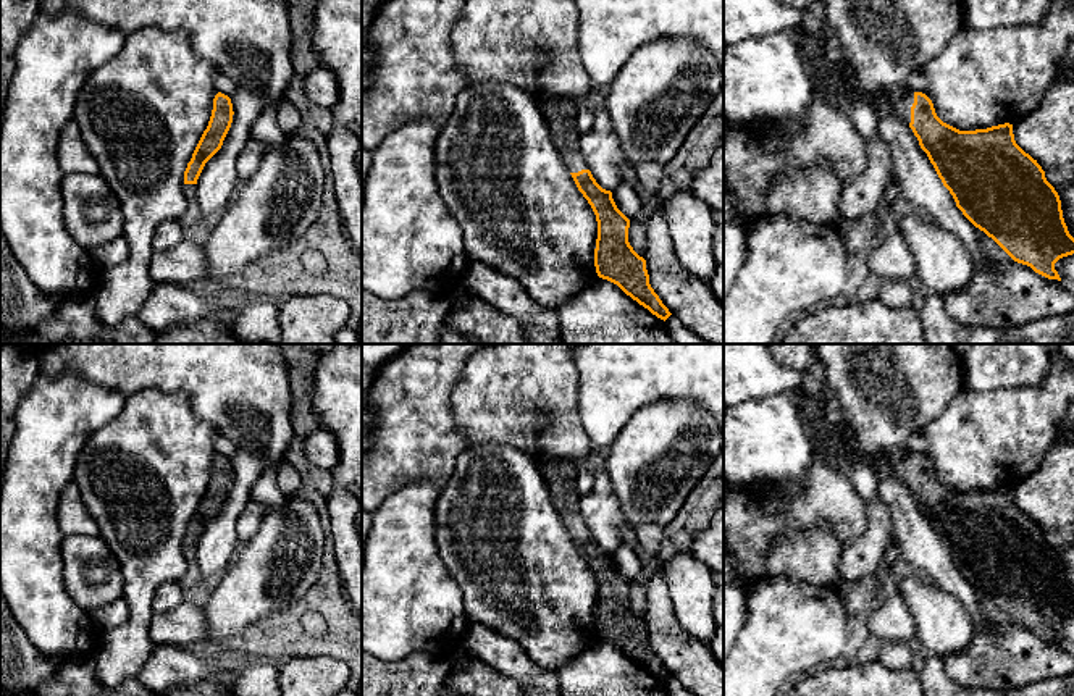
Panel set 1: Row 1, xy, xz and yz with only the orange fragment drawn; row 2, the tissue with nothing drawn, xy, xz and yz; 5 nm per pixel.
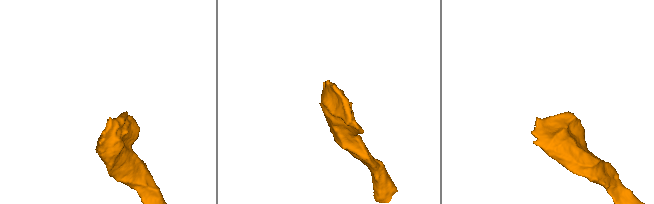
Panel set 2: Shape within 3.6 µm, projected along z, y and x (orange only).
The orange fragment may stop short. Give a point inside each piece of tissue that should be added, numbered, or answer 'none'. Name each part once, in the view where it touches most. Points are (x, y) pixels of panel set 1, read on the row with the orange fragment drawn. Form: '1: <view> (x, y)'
1: yz (903, 105)

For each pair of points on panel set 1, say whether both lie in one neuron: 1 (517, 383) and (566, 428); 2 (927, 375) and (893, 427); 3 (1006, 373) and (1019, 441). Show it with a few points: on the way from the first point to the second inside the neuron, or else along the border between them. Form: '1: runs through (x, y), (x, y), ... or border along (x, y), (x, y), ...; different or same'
1: runs through (530, 396), (540, 406), (551, 407), (554, 415); same
2: runs through (914, 388), (893, 409), (893, 414); same
3: border along (1045, 375), (1037, 385), (1003, 385), (971, 391); different

